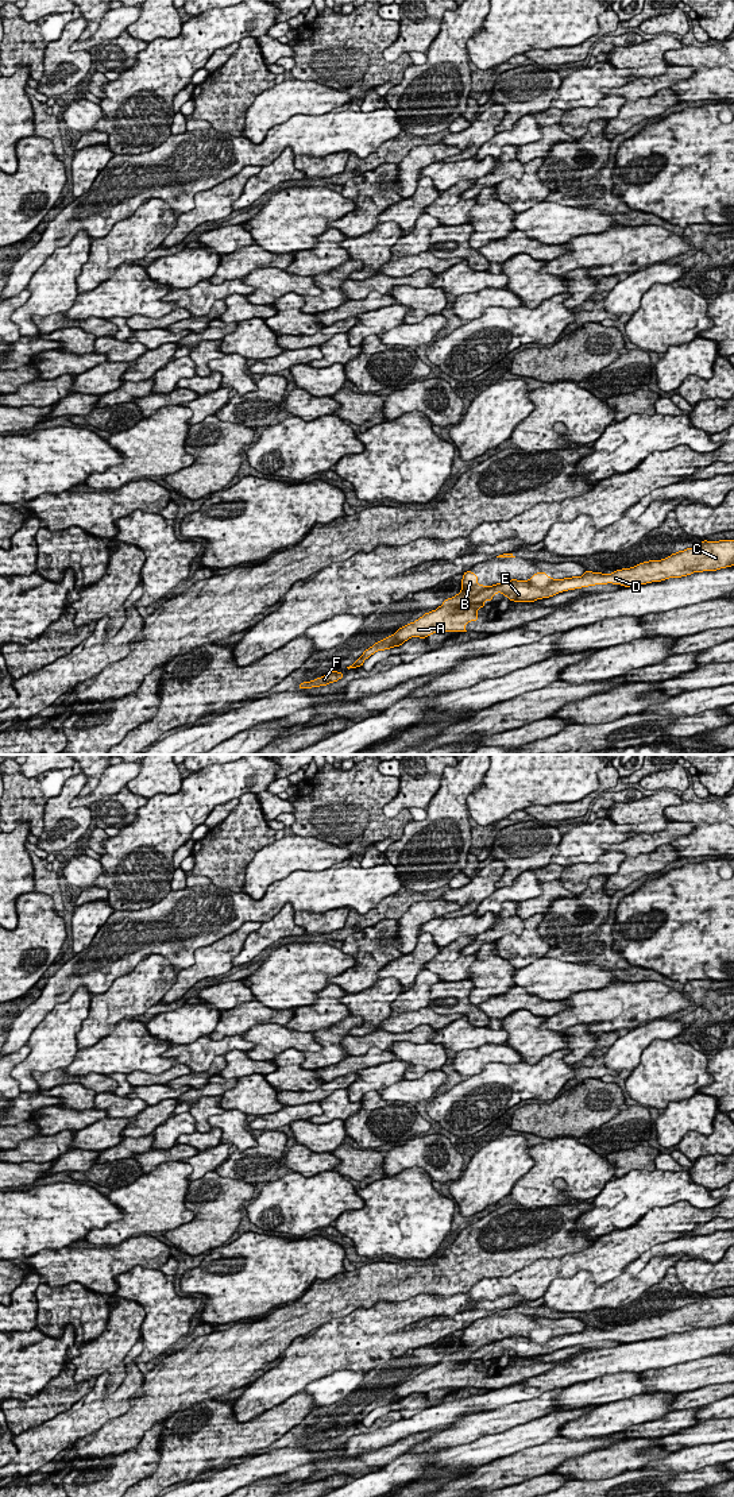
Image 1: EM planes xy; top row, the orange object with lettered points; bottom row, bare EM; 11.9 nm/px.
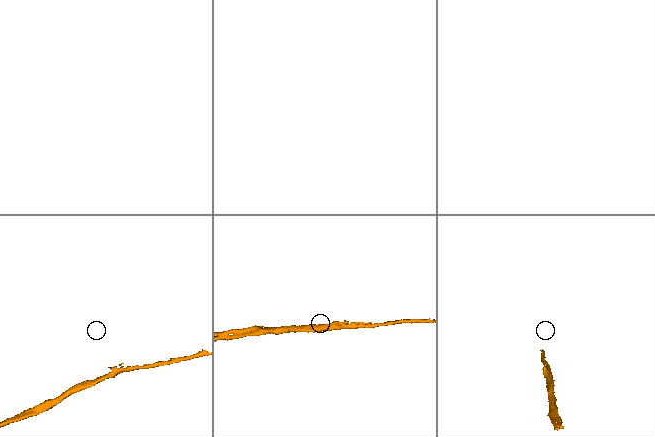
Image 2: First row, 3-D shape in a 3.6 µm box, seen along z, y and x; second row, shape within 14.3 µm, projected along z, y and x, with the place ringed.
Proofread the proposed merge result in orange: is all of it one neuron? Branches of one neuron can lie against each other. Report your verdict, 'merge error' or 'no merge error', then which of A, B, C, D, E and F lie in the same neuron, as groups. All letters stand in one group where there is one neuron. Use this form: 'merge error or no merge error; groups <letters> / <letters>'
merge error; groups A B F / C D E

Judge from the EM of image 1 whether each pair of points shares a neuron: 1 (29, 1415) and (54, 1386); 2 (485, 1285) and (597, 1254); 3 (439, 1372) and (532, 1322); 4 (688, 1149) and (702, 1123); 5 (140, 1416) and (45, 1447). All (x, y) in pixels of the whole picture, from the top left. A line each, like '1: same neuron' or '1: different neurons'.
1: same neuron
2: same neuron
3: same neuron
4: different neurons
5: different neurons

